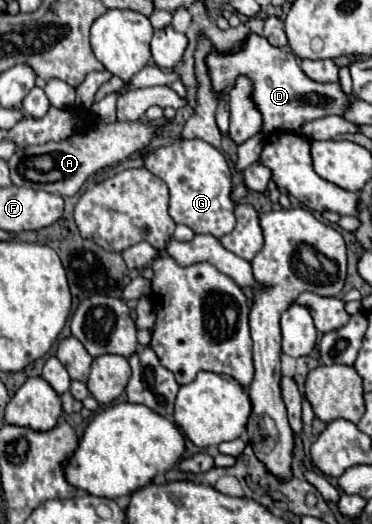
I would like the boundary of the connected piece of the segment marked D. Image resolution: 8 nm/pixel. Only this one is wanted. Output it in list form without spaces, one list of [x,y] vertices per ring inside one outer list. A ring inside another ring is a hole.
[[[249,33],[243,41],[243,49],[233,51],[233,53],[221,53],[213,49],[205,57],[207,73],[211,79],[211,87],[217,97],[227,93],[239,75],[249,77],[253,83],[253,105],[259,109],[263,115],[263,133],[273,133],[273,131],[299,131],[305,123],[313,119],[321,119],[327,115],[343,115],[345,107],[349,105],[349,97],[341,91],[341,85],[337,83],[313,83],[309,79],[293,53],[283,51],[273,47],[265,37]]]

